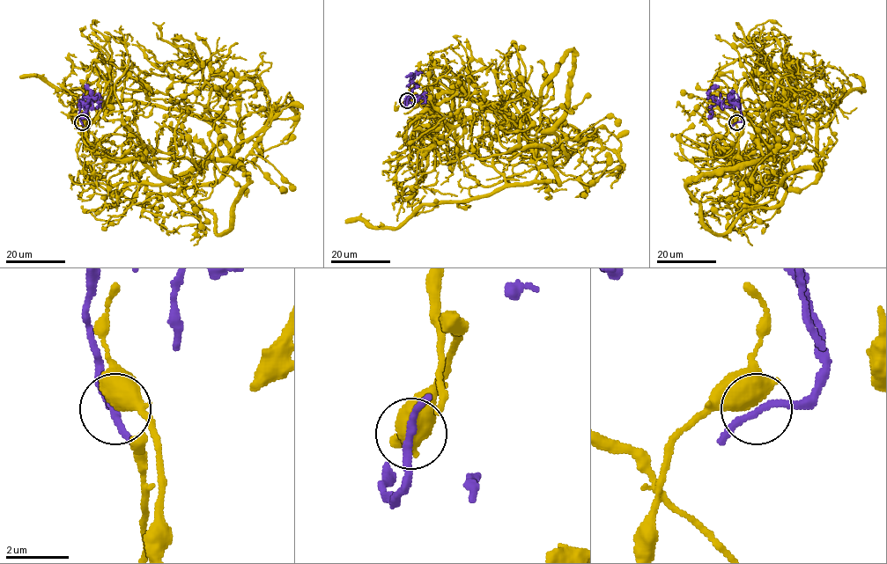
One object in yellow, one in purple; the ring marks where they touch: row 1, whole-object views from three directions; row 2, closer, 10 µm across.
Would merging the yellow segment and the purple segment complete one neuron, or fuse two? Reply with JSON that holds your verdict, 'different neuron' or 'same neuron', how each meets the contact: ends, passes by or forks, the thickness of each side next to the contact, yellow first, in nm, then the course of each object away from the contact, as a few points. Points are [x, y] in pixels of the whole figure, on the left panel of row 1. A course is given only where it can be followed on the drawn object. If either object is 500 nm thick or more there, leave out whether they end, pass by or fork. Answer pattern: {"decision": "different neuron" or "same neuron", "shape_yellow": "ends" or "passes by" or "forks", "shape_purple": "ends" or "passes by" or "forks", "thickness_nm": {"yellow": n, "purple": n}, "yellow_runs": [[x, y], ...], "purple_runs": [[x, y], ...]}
{"decision": "different neuron", "thickness_nm": {"yellow": 700, "purple": 200}, "yellow_runs": [[82, 121], [100, 156], [137, 158], [167, 179], [240, 145], [235, 100], [139, 73], [153, 96]], "purple_runs": [[82, 122], [79, 105], [85, 106], [91, 96], [86, 86]]}

